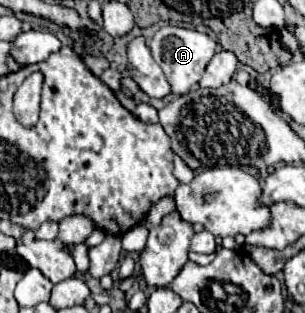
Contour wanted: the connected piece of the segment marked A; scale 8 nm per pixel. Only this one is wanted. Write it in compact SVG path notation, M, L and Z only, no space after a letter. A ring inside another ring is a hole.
M166 25L152 37L150 49L152 49L152 55L154 55L156 63L162 67L162 71L164 71L170 87L172 87L172 93L174 95L184 95L200 83L200 77L202 77L208 61L214 55L216 43L206 33L198 33L196 29Z

